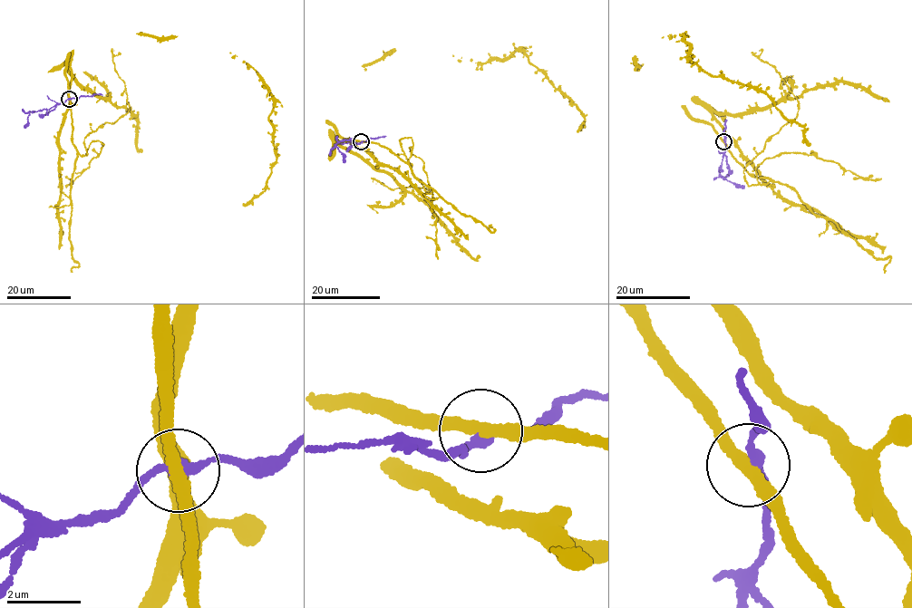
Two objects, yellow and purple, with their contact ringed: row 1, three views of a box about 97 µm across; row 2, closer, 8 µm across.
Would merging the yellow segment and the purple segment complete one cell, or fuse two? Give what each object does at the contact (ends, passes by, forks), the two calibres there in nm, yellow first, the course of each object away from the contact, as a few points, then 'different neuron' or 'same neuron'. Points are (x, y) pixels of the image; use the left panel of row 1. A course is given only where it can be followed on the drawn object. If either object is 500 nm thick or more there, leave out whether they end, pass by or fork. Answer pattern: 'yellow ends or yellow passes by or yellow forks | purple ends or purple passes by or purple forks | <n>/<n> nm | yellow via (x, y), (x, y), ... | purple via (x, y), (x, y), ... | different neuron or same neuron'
yellow passes by | purple passes by | 320/240 nm | yellow via (69, 99), (77, 153), (68, 197), (62, 193), (57, 142), (69, 68), (81, 85), (131, 110), (142, 152) | purple via (69, 99), (48, 110), (30, 112), (24, 128) | different neuron

